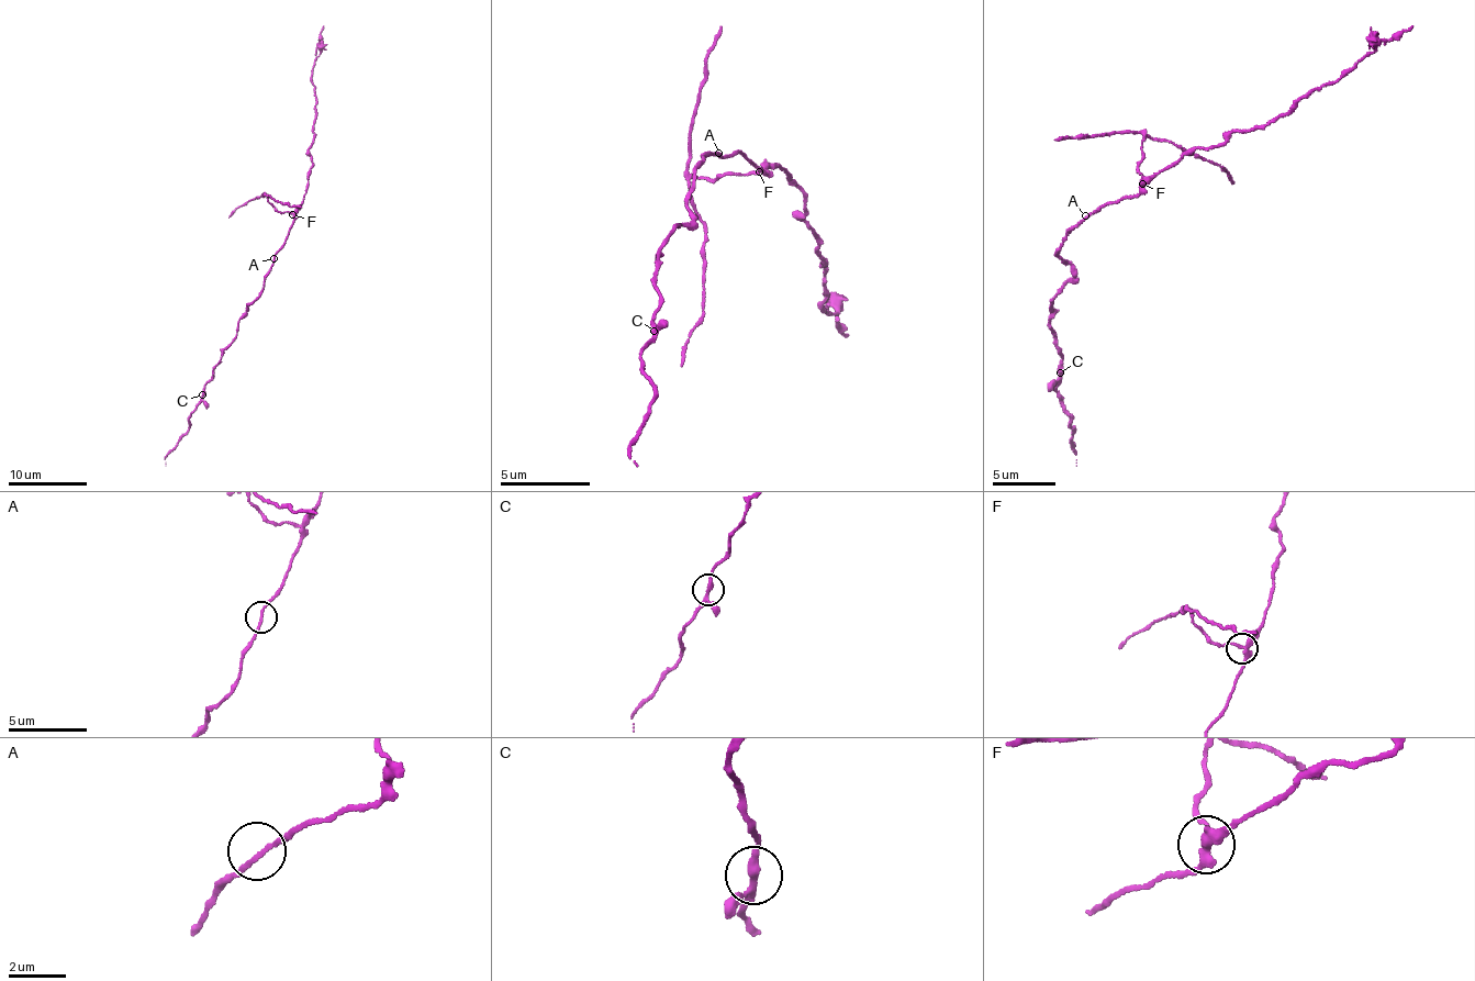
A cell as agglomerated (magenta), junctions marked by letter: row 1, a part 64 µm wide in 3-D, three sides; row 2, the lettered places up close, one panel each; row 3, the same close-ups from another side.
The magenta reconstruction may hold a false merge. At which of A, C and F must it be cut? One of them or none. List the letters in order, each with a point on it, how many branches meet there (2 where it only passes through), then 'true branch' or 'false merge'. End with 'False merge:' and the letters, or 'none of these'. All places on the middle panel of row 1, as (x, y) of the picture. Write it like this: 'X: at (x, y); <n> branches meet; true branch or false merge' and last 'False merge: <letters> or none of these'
A: at (718, 153); 2 branches meet; true branch
C: at (654, 331); 3 branches meet; true branch
F: at (759, 171); 3 branches meet; false merge
False merge: F

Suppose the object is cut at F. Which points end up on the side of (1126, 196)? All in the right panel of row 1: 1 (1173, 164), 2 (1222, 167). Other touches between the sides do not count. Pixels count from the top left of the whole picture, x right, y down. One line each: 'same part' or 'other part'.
1: same part
2: other part

